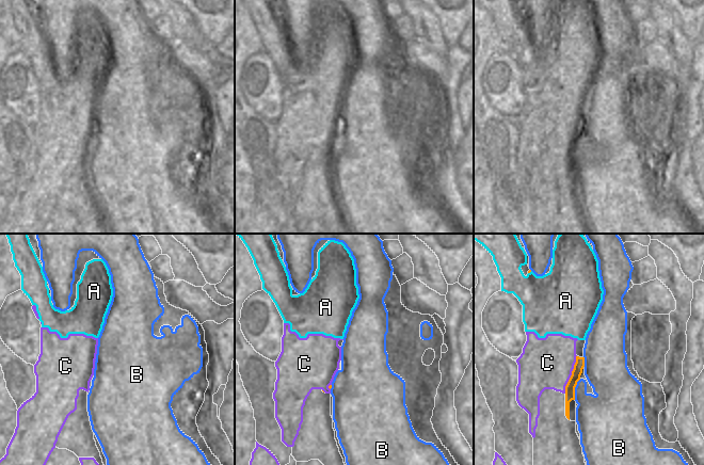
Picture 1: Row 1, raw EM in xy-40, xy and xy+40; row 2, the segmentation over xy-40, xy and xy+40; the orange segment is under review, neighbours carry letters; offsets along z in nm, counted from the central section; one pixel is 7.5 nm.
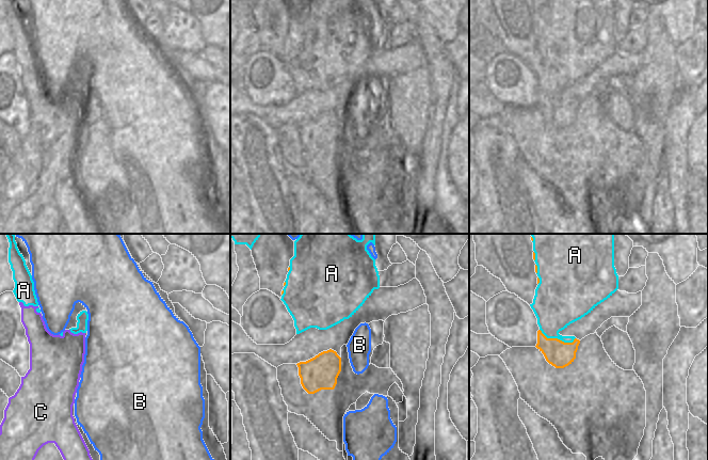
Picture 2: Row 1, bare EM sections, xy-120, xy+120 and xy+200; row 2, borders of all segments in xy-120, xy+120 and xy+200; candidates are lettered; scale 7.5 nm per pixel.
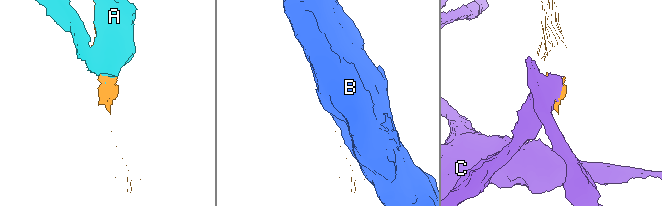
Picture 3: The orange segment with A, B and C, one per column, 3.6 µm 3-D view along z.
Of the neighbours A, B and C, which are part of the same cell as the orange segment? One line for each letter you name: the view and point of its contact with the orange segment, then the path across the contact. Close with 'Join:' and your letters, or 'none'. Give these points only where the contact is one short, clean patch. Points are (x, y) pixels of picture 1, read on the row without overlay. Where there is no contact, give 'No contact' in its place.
Join: none

